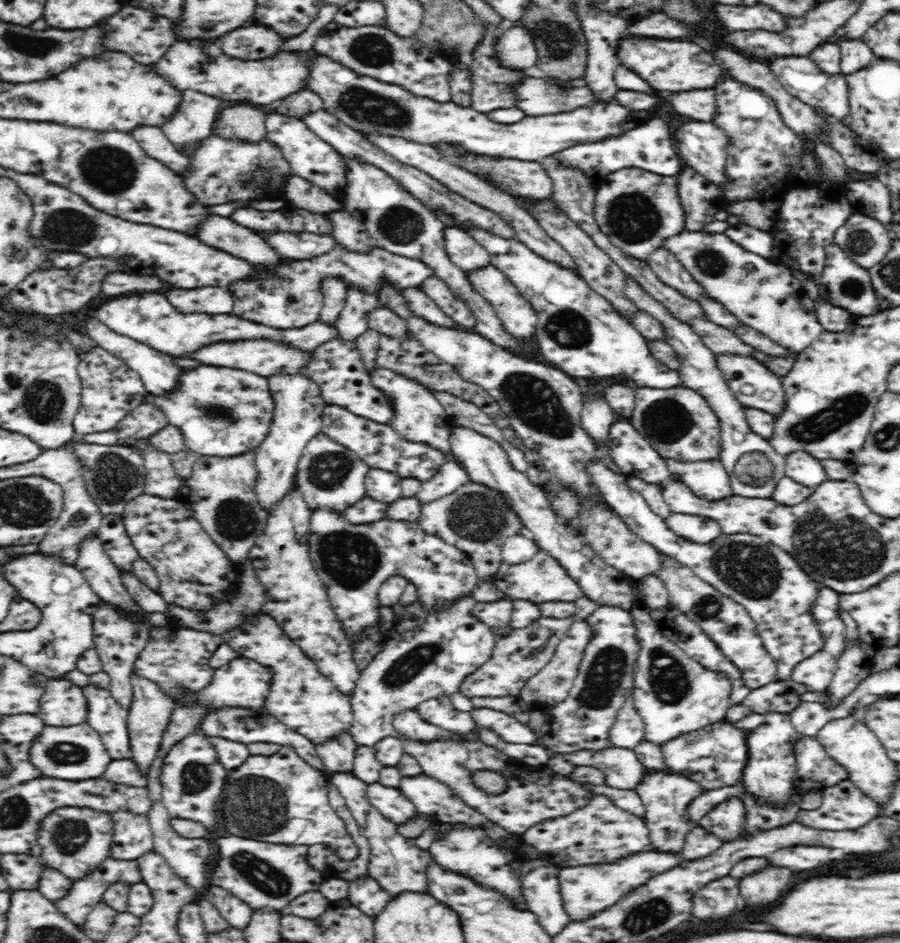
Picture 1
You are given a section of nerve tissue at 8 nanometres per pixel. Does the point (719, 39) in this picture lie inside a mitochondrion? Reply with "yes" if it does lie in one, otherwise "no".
no

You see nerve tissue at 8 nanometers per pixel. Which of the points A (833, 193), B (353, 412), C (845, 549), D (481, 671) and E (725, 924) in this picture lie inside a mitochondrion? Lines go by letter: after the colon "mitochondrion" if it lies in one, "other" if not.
A: other
B: other
C: mitochondrion
D: other
E: other

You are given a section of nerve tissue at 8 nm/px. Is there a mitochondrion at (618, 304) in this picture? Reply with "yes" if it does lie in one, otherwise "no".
no

